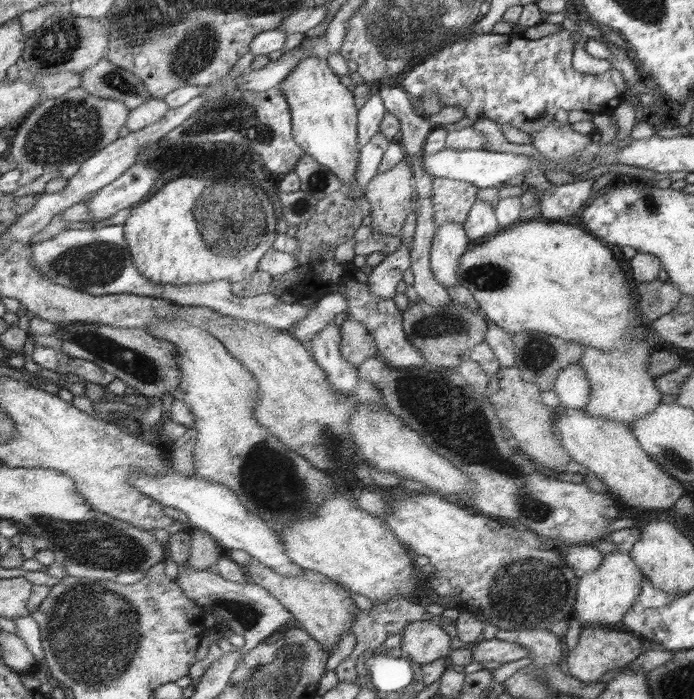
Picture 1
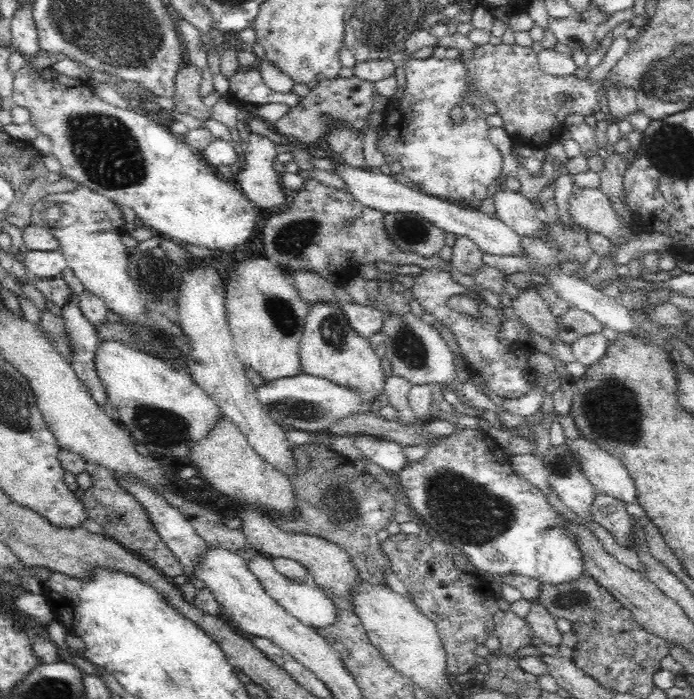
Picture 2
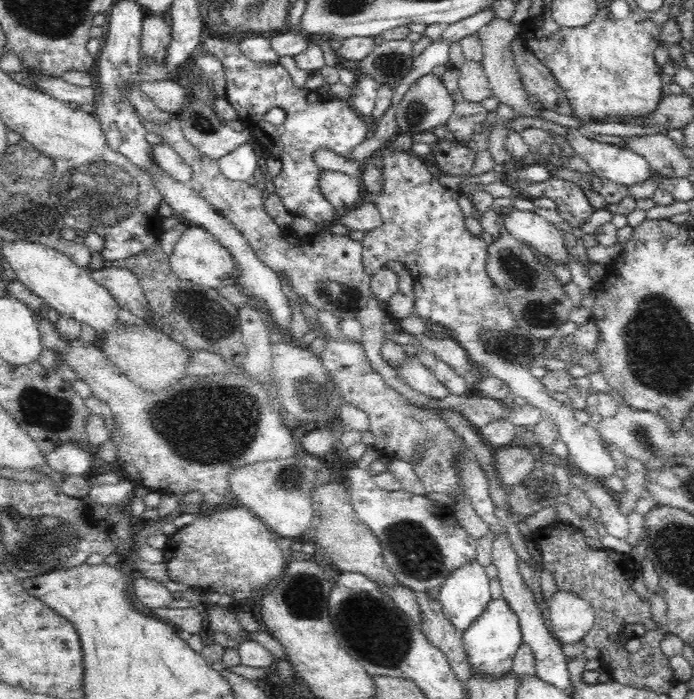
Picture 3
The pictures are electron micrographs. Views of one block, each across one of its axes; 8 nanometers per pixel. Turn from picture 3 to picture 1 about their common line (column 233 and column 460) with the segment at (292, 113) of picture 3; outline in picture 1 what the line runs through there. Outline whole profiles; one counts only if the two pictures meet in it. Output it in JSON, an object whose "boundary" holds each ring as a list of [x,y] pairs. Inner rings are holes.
{"boundary":[[[566,26],[562,31],[544,36],[540,39],[528,39],[523,34],[514,32],[509,34],[486,33],[470,35],[466,40],[455,45],[444,47],[438,54],[433,54],[427,61],[421,62],[416,68],[409,71],[401,87],[414,97],[419,97],[432,89],[436,96],[440,92],[440,99],[444,106],[463,108],[465,117],[469,119],[492,119],[502,131],[502,124],[511,123],[524,133],[533,133],[555,121],[555,114],[562,108],[583,110],[591,115],[612,114],[612,108],[620,105],[626,80],[624,74],[614,70],[614,76],[584,76],[582,72],[572,68],[572,50],[576,41],[576,30]]]}

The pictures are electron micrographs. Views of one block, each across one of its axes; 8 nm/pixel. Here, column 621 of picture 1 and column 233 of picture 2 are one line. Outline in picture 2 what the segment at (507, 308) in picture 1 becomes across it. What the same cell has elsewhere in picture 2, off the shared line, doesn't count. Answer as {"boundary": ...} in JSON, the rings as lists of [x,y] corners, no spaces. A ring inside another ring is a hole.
{"boundary":[[[256,256],[256,258],[244,258],[236,264],[236,268],[228,274],[226,278],[226,321],[228,323],[229,333],[232,335],[235,351],[238,355],[238,358],[248,366],[248,368],[254,369],[264,381],[273,381],[279,378],[288,378],[293,377],[301,373],[301,360],[299,357],[299,342],[302,338],[304,324],[307,321],[308,310],[311,309],[310,303],[304,301],[300,298],[298,291],[294,283],[291,281],[291,276],[287,274],[288,271],[285,271],[281,266],[277,267],[276,264],[269,258],[262,258],[262,256]]]}

